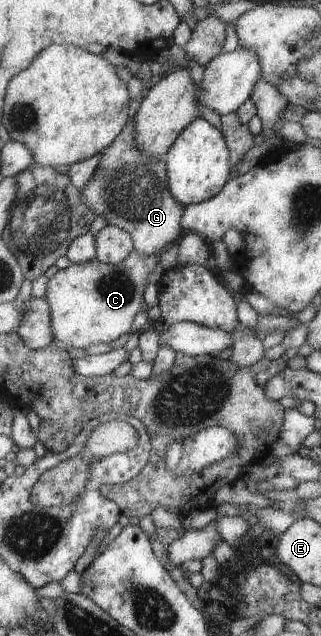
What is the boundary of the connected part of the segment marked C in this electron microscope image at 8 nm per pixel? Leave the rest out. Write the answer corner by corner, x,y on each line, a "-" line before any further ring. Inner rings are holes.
134,250
126,261
117,265
94,259
59,269
49,280
44,296
50,304
54,341
85,349
91,348
91,344
119,342
124,334
133,334
131,326
135,326
135,316
143,311
143,302
147,302
144,292
149,284
148,277
159,262
159,255
143,256

